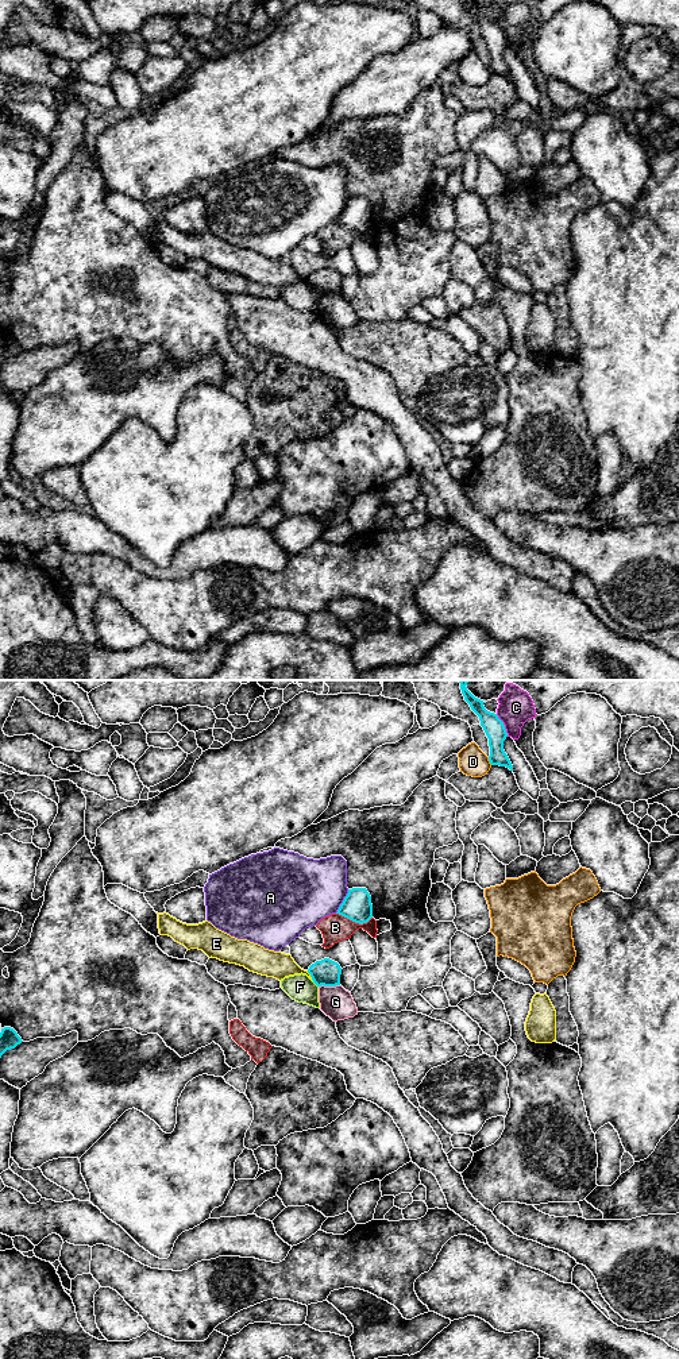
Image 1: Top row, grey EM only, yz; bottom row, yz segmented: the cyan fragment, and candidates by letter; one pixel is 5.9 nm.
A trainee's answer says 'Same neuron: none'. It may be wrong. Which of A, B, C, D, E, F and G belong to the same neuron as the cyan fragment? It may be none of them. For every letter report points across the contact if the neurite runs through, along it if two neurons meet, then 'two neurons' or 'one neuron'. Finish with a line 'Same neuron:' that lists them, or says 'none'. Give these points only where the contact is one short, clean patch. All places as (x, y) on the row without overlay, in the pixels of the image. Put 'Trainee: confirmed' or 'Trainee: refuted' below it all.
A: two neurons
B: two neurons
C: two neurons
D: two neurons
E: two neurons
F: border along yz (312, 288), (317, 296); two neurons
G: runs through yz (326, 281), (328, 294), (335, 311); one neuron
Same neuron: G
Trainee: refuted

